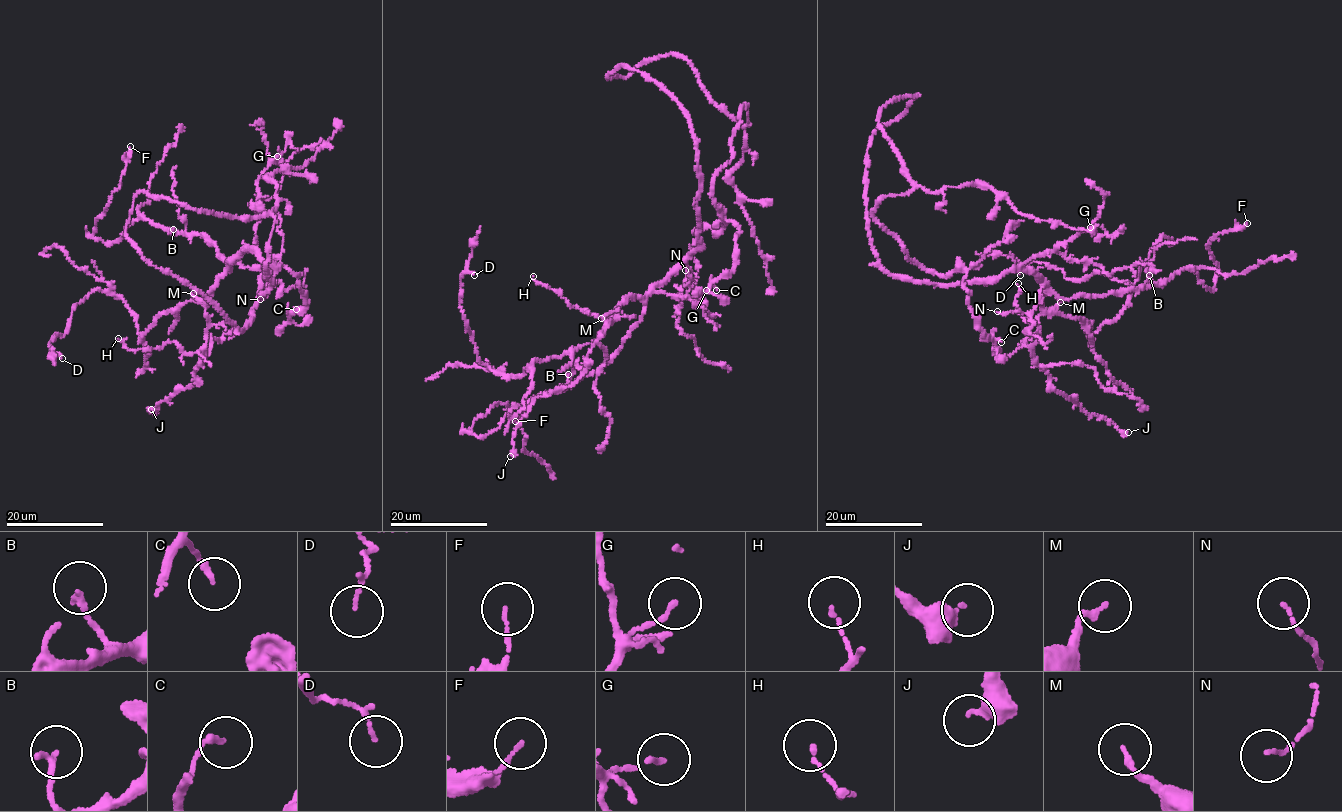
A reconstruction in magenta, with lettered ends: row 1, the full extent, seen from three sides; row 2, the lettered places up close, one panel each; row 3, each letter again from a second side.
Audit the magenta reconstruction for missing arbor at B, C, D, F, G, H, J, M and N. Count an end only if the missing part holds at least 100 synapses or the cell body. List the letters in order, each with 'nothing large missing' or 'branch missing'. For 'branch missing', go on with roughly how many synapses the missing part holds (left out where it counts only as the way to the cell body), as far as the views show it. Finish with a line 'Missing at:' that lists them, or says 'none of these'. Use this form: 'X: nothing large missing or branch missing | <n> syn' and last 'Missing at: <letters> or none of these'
B: nothing large missing
C: nothing large missing
D: nothing large missing
F: nothing large missing
G: nothing large missing
H: nothing large missing
J: nothing large missing
M: nothing large missing
N: nothing large missing
Missing at: none of these

